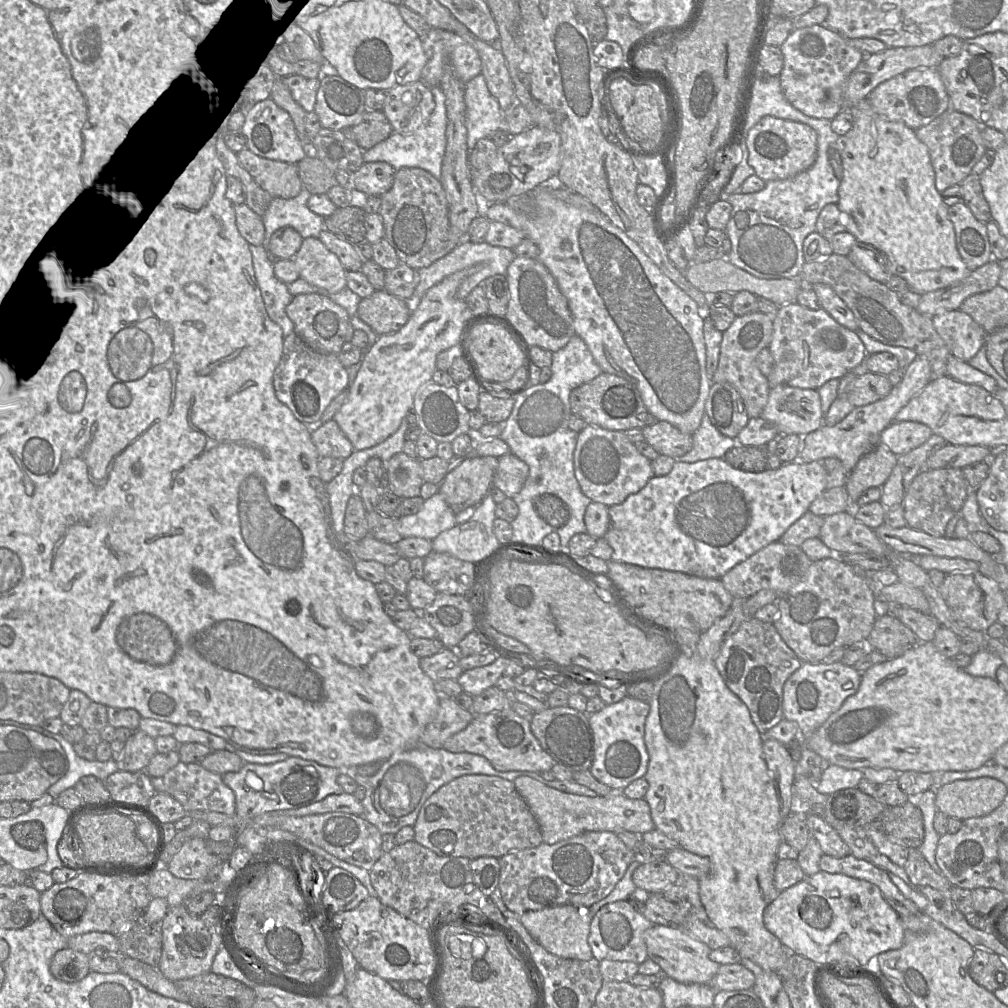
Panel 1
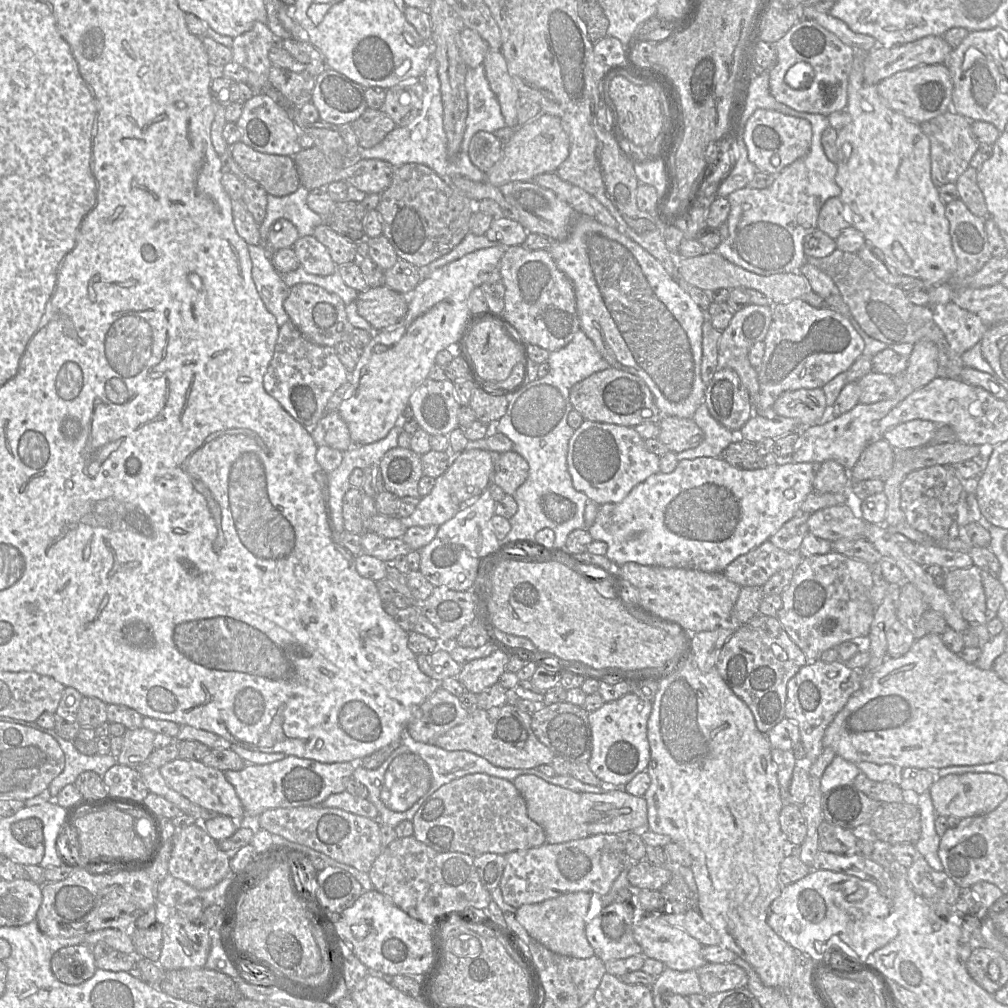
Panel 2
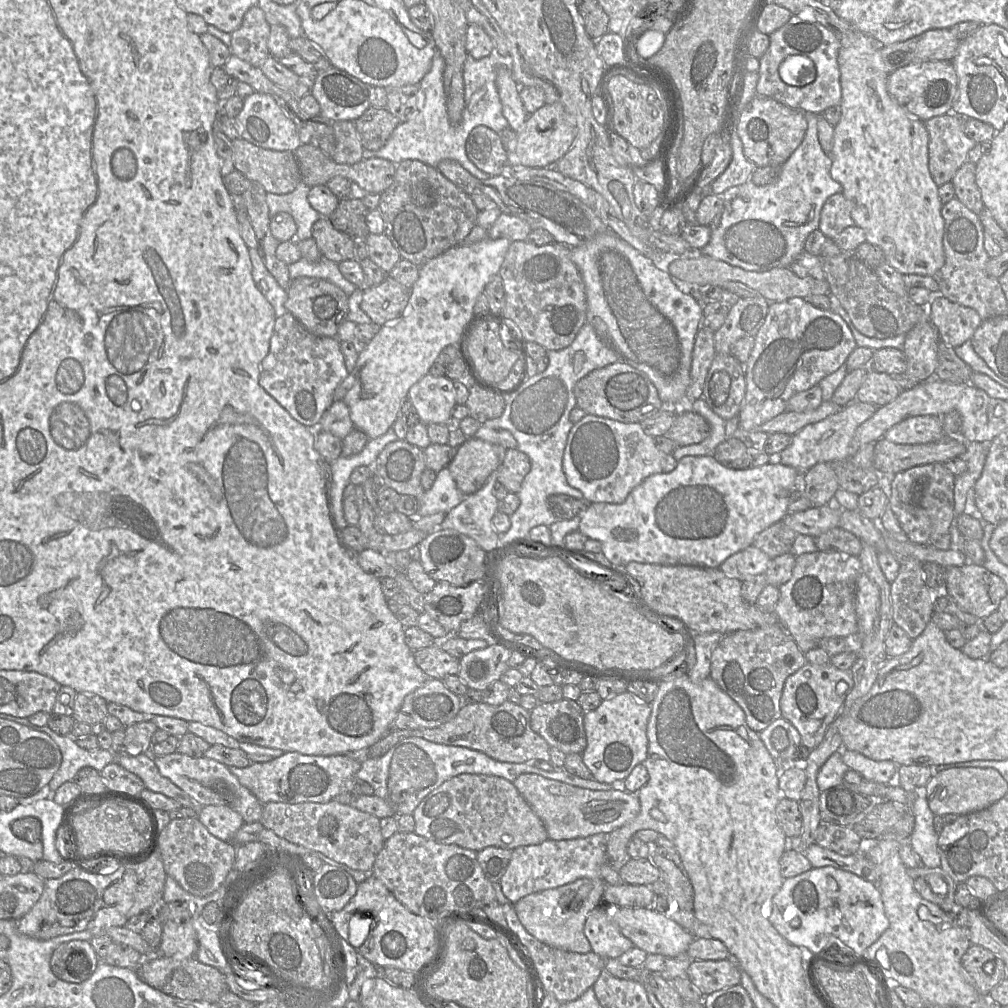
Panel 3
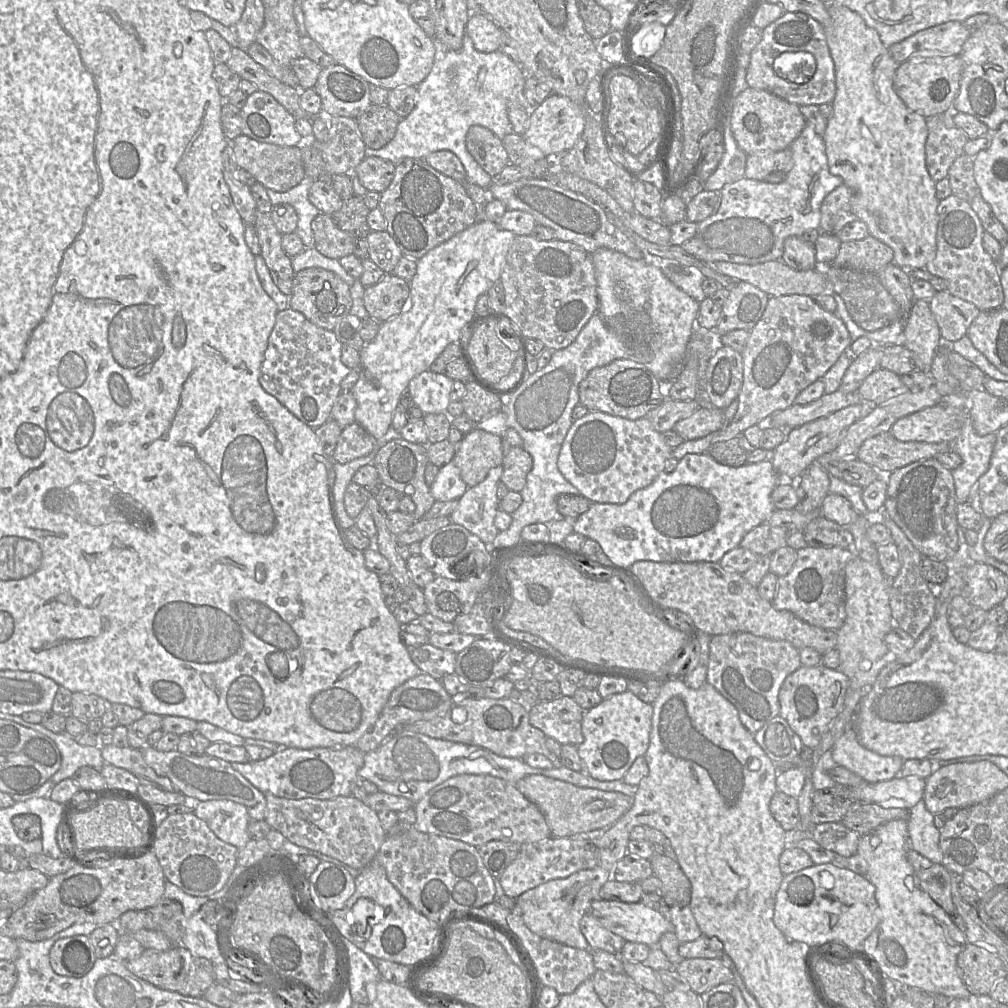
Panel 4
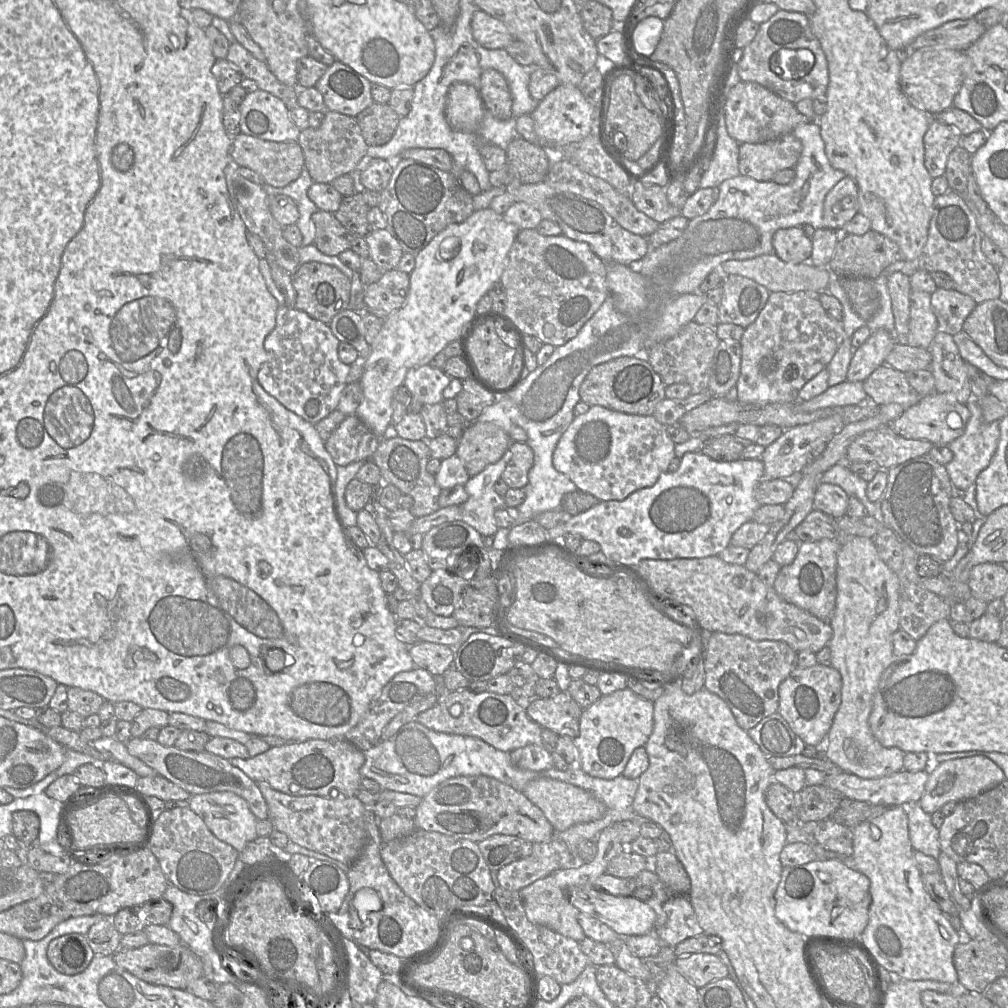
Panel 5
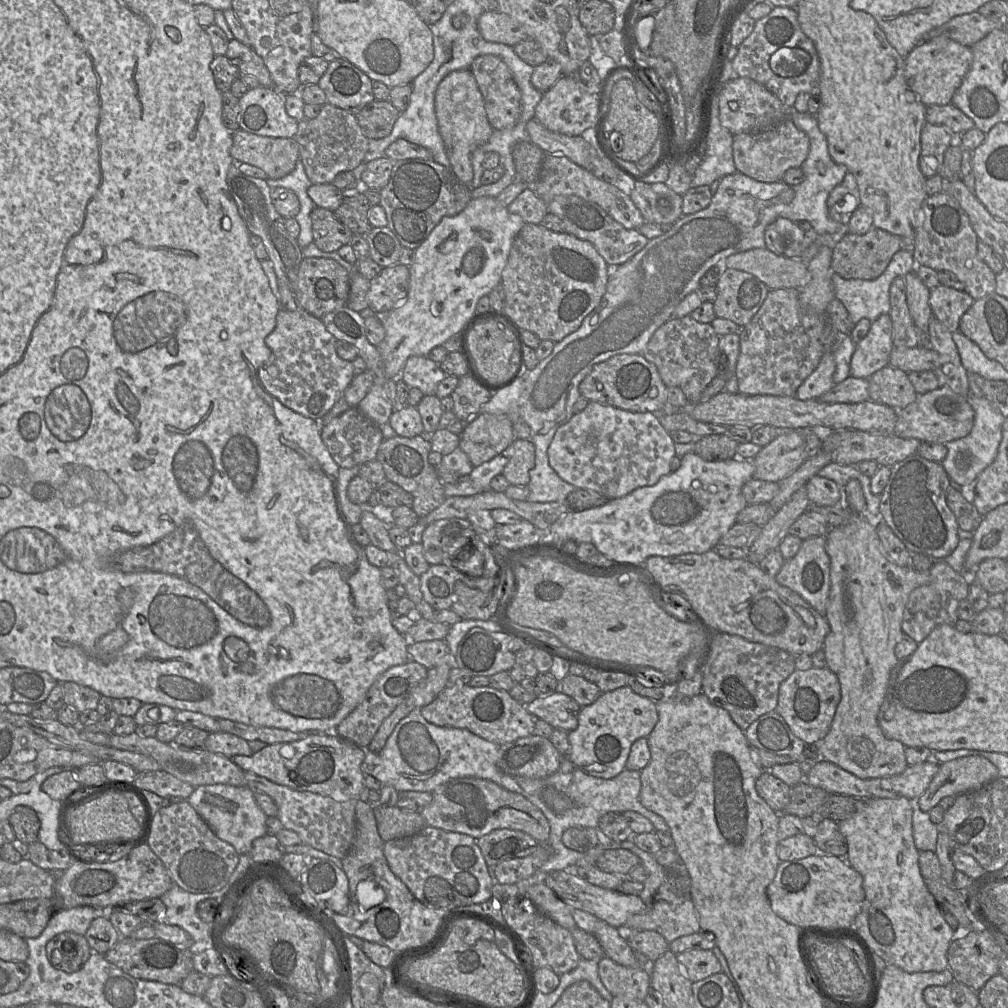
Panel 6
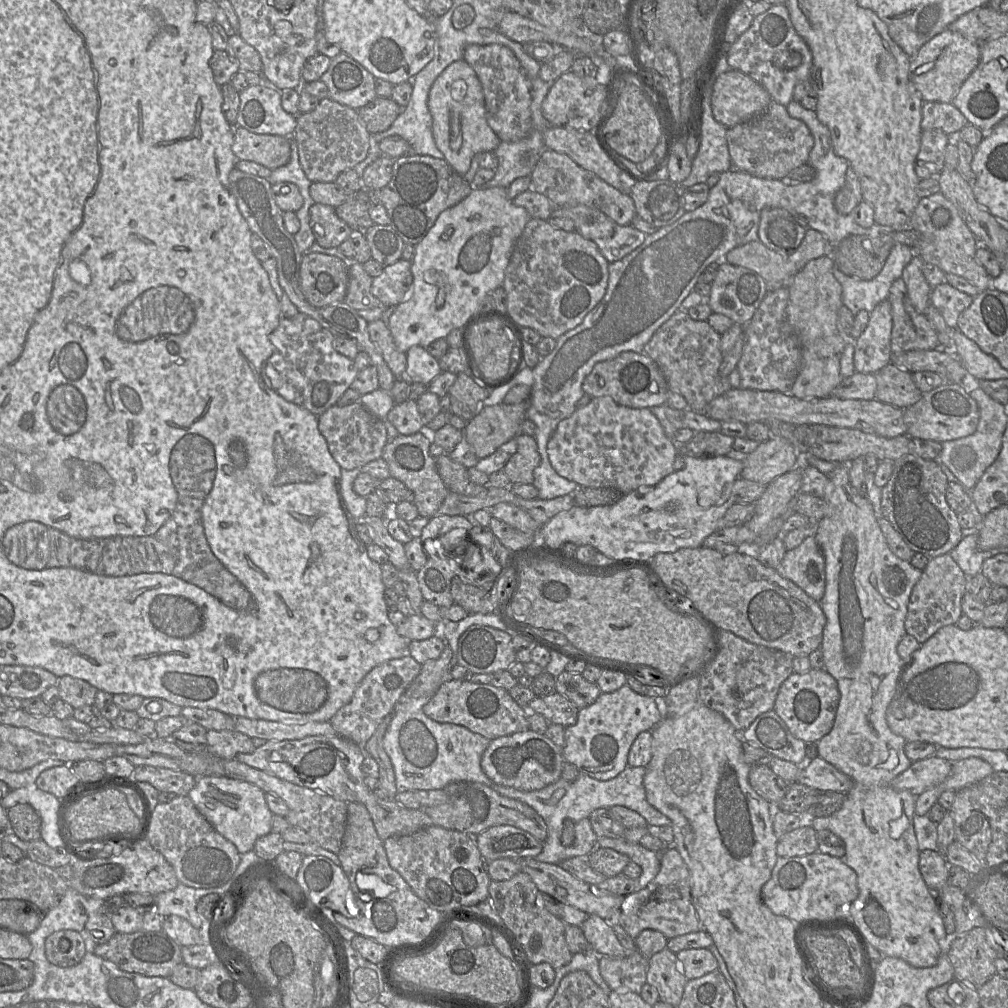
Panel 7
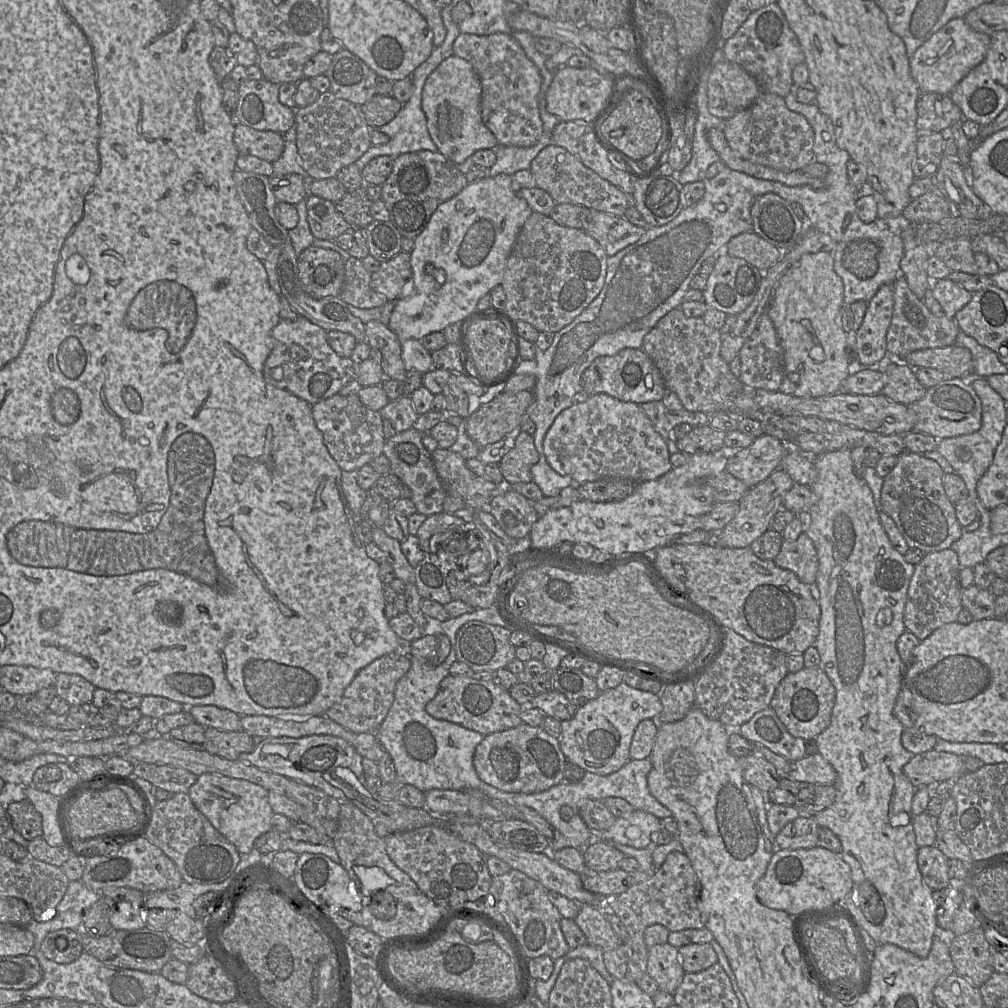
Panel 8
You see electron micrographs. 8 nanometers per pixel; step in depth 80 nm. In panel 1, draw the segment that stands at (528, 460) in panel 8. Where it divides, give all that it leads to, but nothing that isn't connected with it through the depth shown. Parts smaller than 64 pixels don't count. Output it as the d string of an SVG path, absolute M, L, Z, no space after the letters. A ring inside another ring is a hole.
M511 452L498 457L493 486L508 498L513 498L522 488L529 475L529 466Z

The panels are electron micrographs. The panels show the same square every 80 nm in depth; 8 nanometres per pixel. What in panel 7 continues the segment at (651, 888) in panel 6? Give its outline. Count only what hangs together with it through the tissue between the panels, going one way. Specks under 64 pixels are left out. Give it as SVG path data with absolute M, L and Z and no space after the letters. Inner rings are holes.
M598 838L599 847L612 848L618 852L627 855L630 860L637 863L642 873L638 881L640 890L645 888L658 874L660 870L659 853L649 850L639 843L630 843L622 838Z

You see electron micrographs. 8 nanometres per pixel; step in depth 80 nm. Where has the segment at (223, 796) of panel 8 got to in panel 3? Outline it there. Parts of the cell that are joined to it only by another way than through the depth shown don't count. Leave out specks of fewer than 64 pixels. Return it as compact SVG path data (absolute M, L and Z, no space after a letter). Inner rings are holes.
M224 805L200 807L197 818L213 836L231 843L235 833L244 824L238 812Z

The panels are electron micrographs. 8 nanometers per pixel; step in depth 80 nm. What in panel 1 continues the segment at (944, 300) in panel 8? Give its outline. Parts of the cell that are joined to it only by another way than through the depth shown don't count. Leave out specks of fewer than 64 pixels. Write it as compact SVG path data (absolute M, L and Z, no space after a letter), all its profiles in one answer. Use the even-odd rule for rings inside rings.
M960 309L936 314L932 321L950 354L964 362L977 354L989 335Z

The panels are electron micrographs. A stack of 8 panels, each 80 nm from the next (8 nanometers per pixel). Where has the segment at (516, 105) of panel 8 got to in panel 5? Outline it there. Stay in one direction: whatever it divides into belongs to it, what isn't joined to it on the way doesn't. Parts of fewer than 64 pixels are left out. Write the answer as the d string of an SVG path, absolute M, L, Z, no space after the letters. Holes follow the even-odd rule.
M484 70L478 91L485 109L495 118L506 120L512 116L512 96L506 79L499 71Z

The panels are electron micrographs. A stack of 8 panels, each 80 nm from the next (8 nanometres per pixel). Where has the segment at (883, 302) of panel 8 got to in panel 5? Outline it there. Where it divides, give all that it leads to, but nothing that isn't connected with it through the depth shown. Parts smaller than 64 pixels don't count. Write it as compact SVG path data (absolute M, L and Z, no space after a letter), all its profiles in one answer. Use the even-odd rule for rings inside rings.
M883 329L873 332L859 348L855 349L846 380L864 382L873 371L884 365L895 343L895 333L893 335Z

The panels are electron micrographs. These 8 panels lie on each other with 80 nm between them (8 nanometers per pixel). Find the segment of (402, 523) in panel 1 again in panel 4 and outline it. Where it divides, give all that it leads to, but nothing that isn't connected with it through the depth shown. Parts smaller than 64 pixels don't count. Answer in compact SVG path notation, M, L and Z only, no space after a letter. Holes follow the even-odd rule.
M453 461L440 467L430 491L436 501L459 500L468 486Z

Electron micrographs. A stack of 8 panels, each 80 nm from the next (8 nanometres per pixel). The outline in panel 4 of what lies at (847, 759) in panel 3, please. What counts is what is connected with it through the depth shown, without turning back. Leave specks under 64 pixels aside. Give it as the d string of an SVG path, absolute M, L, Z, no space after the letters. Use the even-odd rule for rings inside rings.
M855 720L833 745L832 757L837 765L876 783L891 780L900 774L904 760L899 756L883 756L866 749L857 739Z

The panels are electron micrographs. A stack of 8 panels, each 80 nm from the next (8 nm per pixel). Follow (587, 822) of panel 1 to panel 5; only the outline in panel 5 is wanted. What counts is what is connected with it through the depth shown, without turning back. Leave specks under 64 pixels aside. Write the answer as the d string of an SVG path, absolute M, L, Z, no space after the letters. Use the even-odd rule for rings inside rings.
M539 777L528 782L523 794L542 810L555 832L565 831L576 824L598 820L606 813L605 804L592 792L547 777Z

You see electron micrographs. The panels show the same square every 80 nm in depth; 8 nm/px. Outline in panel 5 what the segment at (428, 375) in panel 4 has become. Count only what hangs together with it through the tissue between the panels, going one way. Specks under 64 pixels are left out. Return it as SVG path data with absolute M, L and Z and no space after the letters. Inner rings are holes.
M426 364L409 369L404 379L404 385L423 404L436 404L443 402L443 390L450 381L451 377L444 370Z

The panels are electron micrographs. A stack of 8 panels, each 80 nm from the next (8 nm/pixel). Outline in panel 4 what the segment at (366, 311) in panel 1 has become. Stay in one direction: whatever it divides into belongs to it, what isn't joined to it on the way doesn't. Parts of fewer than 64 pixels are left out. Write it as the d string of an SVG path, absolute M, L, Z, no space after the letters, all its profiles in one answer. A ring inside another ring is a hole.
M393 273L365 288L364 306L369 316L381 323L404 312L409 302L409 282Z

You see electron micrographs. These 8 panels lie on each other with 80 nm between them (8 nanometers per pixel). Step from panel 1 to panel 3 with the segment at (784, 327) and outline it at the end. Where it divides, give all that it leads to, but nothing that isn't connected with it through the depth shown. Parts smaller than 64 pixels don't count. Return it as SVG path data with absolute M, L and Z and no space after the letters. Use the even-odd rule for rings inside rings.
M803 298L770 302L744 365L746 392L738 414L740 437L787 410L789 399L839 369L857 347L841 316L821 310Z

